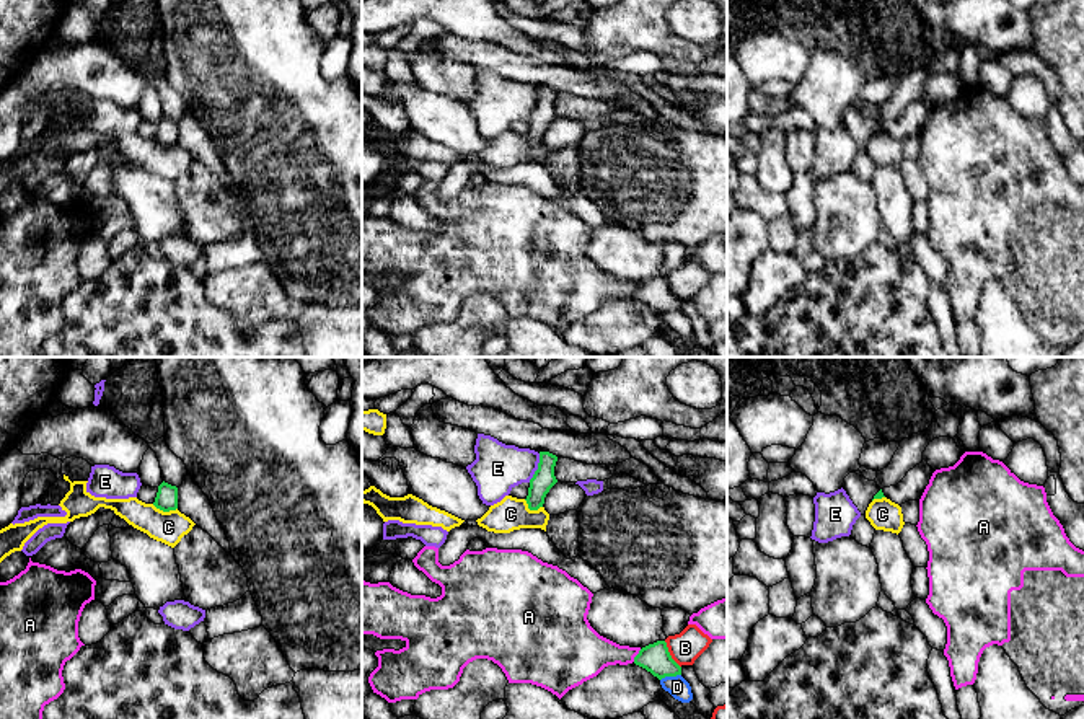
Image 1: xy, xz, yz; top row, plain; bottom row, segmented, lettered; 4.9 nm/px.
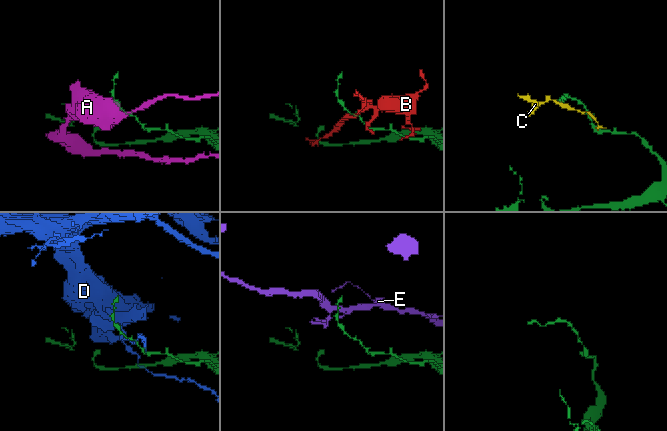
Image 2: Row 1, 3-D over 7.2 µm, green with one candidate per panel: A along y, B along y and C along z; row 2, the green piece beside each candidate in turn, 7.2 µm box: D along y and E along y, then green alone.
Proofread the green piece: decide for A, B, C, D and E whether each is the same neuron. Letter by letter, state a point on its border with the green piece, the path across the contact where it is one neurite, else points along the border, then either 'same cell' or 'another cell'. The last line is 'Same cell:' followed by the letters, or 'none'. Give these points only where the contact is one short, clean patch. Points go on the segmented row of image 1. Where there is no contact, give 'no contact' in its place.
A: meets green in xz at (636, 656); another cell
B: meets green in xz at (669, 654); border along xz (664, 641), (670, 657), (680, 667); another cell
C: meets green in xy at (165, 511); border along xy (152, 504), (163, 511), (176, 509); another cell
D: meets green in xz at (670, 675); border along xz (680, 674), (660, 680); another cell
E: meets green in xz at (538, 468); border along xz (540, 454), (537, 470), (528, 481); another cell
Same cell: none

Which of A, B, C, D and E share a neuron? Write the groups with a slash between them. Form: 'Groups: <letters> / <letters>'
Groups: A / B / C / D / E

